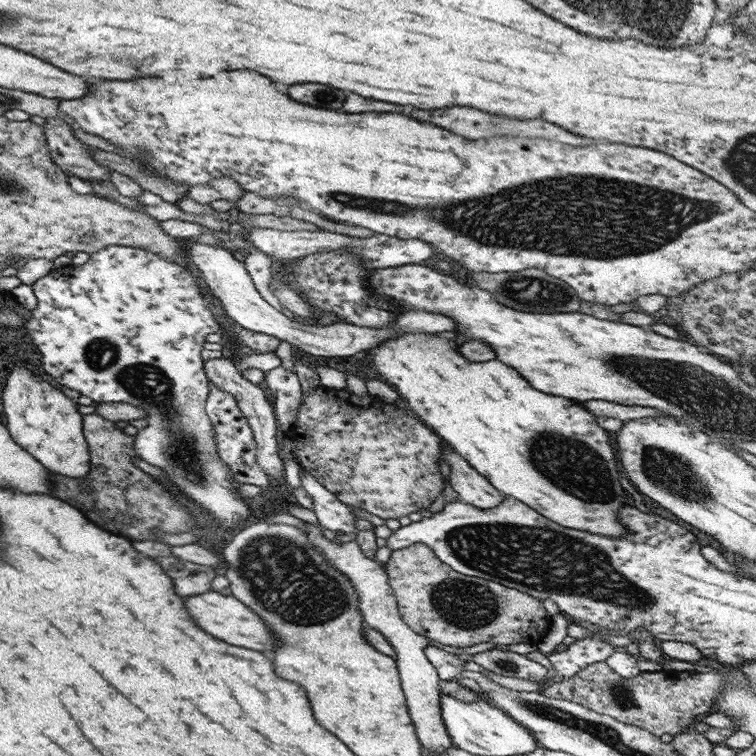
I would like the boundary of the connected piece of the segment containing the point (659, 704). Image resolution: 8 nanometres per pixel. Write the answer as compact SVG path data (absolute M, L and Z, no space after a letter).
M605 661L592 663L574 677L545 686L542 694L553 699L581 704L620 722L644 728L650 733L680 734L691 728L694 718L708 715L714 709L716 696L726 679L718 673L674 670L641 672L634 678L622 678Z

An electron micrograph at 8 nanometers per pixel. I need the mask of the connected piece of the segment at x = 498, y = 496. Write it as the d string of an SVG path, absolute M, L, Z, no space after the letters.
M448 446L444 449L442 462L450 464L448 481L452 489L458 493L460 501L476 506L478 509L488 510L488 508L496 508L507 497L507 494L494 488L486 477L472 468L454 448L451 450Z

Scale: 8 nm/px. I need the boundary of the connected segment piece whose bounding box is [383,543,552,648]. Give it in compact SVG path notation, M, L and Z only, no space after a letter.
M424 543L407 546L403 550L391 552L390 558L383 563L388 574L389 585L397 600L398 610L404 622L419 635L436 640L440 644L464 648L480 642L493 644L532 644L537 645L548 634L552 617L548 614L543 601L518 590L502 586L488 579L468 576L456 572L442 562Z

